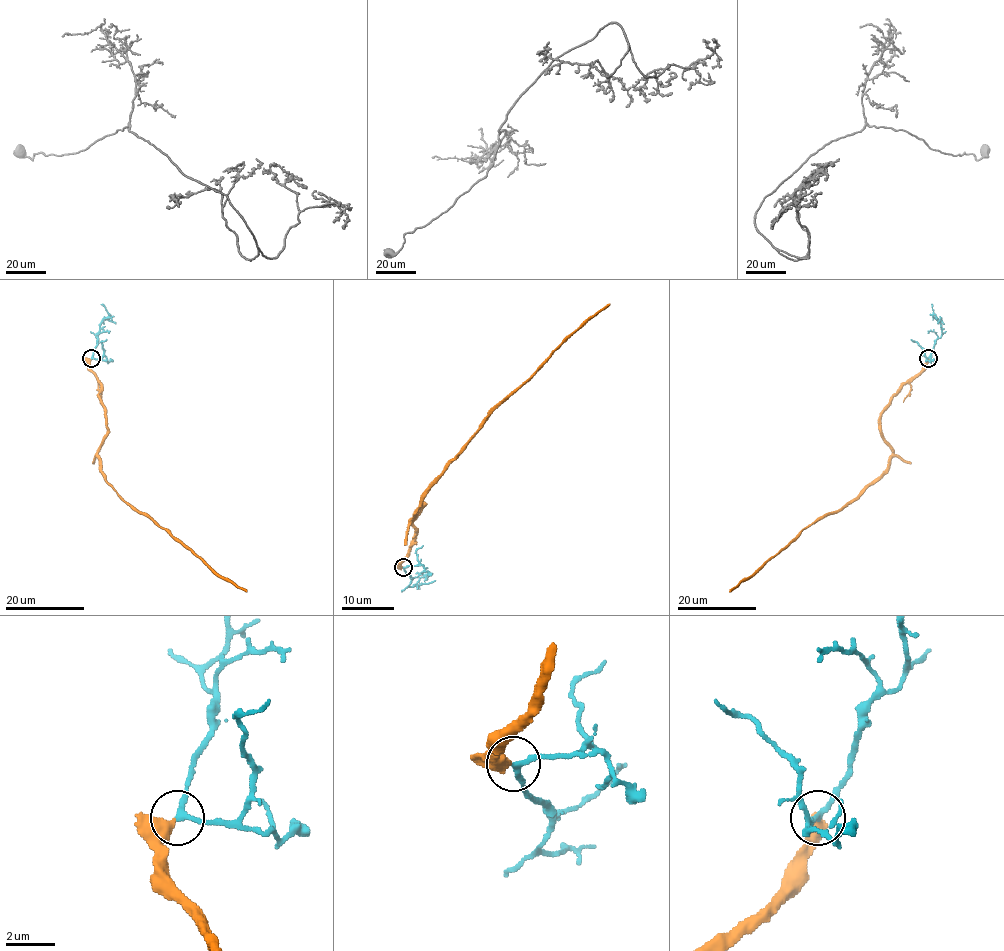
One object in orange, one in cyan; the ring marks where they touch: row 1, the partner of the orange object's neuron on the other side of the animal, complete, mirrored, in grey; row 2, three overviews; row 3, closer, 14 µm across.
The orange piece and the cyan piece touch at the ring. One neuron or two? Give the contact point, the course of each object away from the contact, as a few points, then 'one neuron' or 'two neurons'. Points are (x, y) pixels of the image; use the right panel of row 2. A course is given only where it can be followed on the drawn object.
at (928, 358); orange runs (927, 358), (881, 414), (880, 435), (892, 451), (890, 465), (841, 510), (818, 517), (729, 591); cyan runs (927, 358), (942, 331), (932, 304); one neuron

